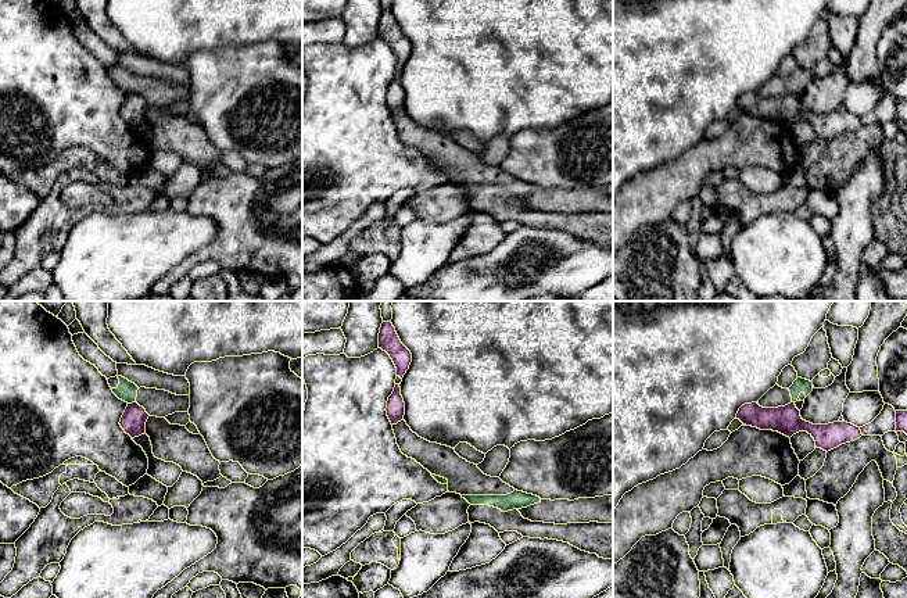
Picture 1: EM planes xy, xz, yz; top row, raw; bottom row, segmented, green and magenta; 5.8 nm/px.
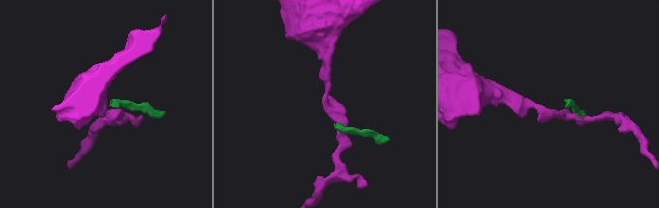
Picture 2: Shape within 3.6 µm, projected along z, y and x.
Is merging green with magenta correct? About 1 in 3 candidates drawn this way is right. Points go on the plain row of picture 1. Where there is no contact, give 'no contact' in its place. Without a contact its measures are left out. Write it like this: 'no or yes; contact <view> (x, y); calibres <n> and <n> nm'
no; contact xy (131, 92); calibres 120 and 140 nm

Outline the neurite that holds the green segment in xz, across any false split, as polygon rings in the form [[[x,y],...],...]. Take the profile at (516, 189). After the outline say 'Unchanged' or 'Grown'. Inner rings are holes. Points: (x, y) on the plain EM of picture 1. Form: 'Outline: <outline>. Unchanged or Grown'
Outline: [[[405,110],[392,114],[392,119],[404,144],[420,153],[438,172],[447,173],[449,182],[460,183],[470,193],[470,212],[490,214],[498,222],[517,221],[523,226],[569,232],[599,247],[613,248],[613,212],[555,214],[524,208],[519,200],[541,191],[539,186],[484,164],[454,137],[419,126]]]. Grown

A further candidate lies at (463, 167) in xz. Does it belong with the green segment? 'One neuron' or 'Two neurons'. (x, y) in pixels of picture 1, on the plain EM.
One neuron

